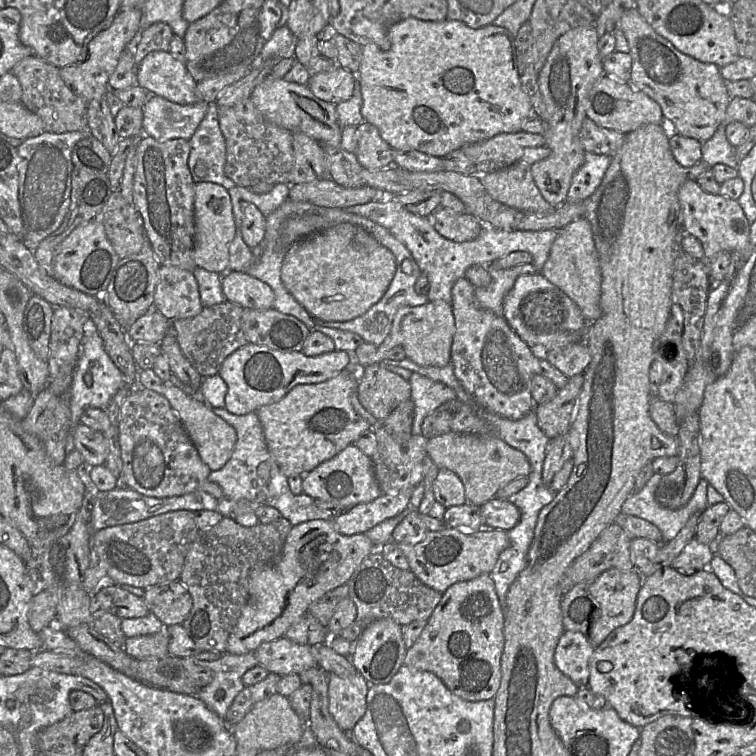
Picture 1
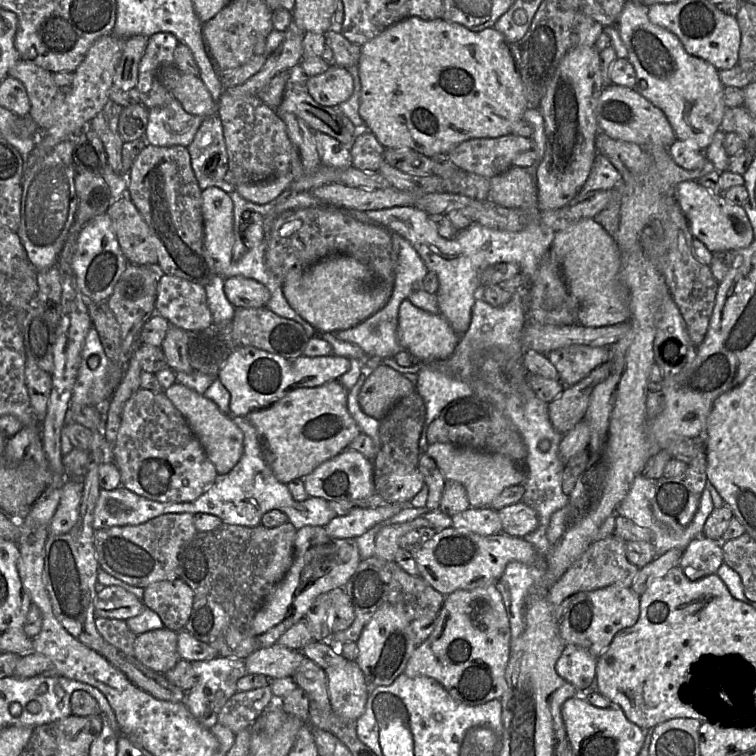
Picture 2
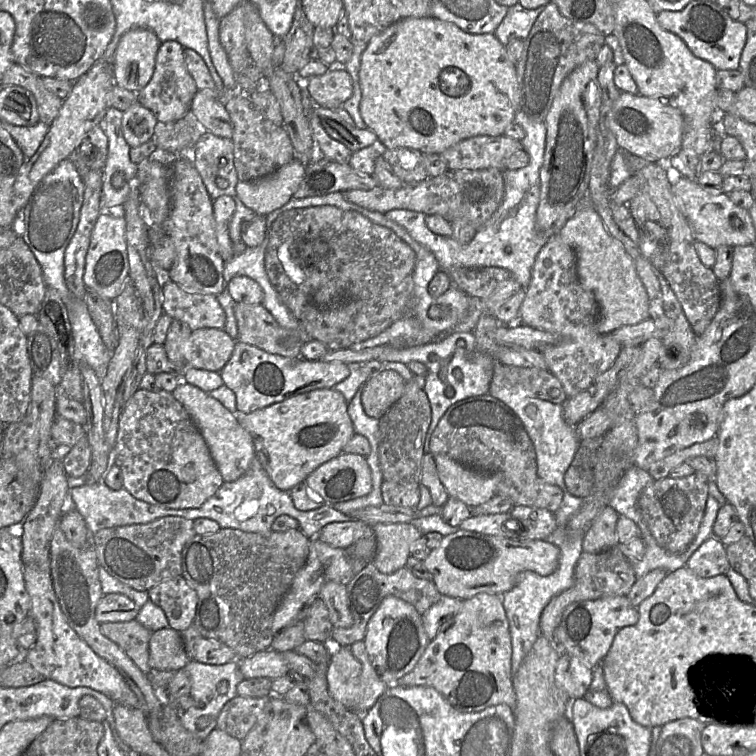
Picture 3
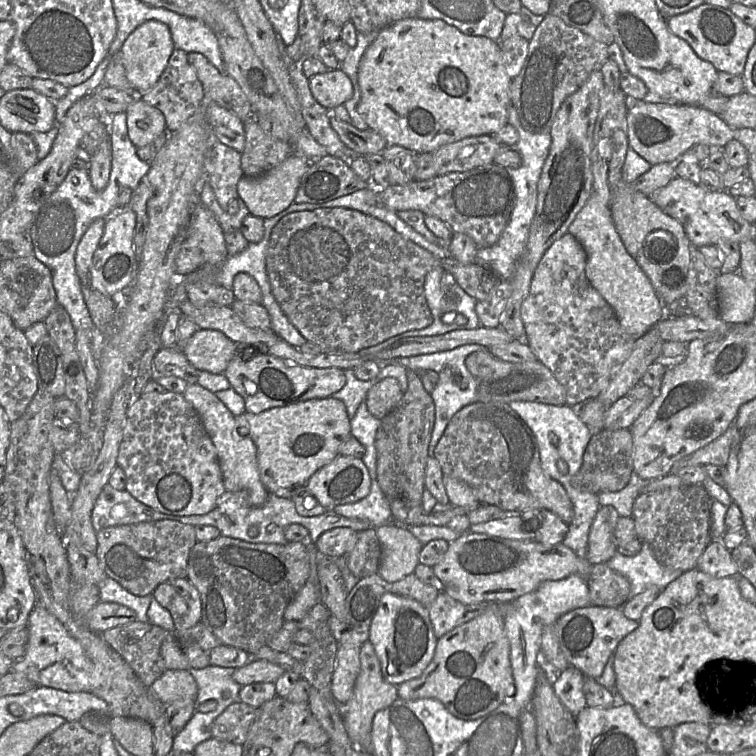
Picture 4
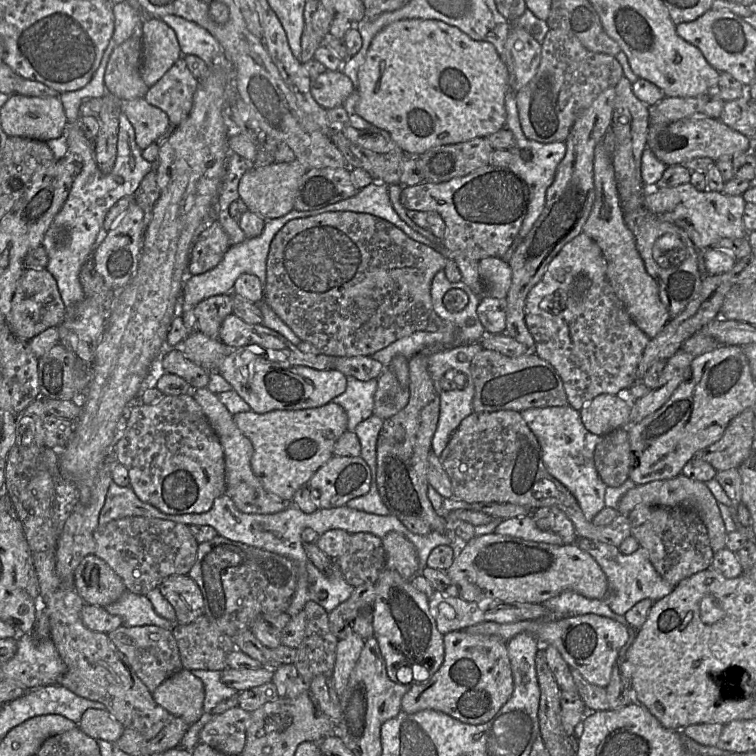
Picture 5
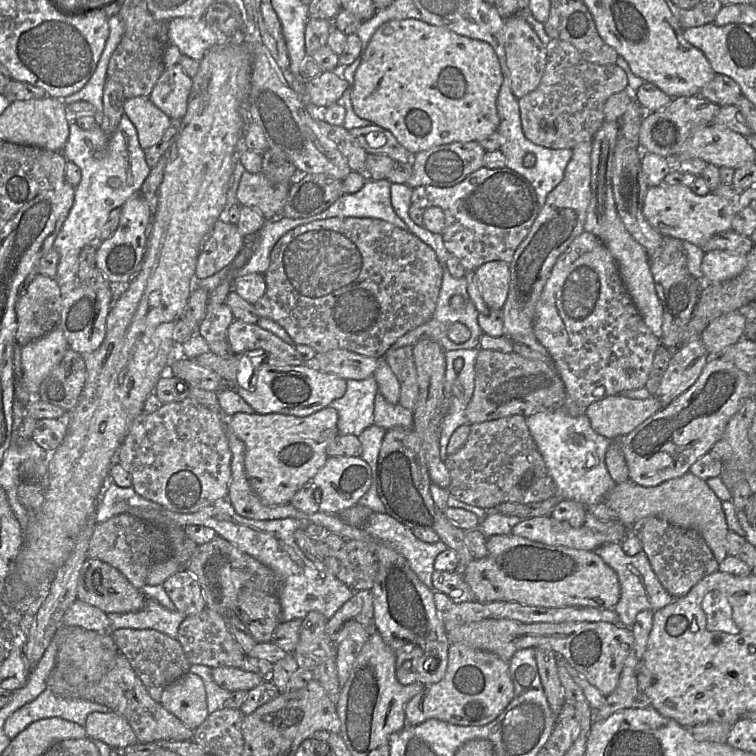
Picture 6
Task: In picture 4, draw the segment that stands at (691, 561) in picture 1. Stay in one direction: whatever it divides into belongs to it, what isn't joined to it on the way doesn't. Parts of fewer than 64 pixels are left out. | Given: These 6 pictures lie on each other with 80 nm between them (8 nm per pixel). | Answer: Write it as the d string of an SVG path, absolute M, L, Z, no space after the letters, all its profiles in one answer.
M712 540L697 563L697 569L716 577L737 577L738 569L734 563L731 552L721 540Z

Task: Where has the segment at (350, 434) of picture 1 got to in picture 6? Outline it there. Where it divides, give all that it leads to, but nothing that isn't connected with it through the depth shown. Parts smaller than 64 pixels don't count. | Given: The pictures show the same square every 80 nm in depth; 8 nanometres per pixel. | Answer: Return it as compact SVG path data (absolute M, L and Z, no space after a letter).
M328 406L309 416L236 413L227 418L228 428L246 447L244 467L250 486L268 506L290 503L295 493L322 468L328 445L339 435L338 414Z

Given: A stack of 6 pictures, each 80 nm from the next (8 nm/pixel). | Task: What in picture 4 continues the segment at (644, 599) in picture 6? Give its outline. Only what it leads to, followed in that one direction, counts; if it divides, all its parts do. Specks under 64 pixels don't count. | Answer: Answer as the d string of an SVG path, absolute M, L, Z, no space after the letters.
M641 542L640 552L627 557L618 551L605 564L612 570L620 573L630 583L628 599L644 592L649 587L663 590L669 583L678 578L683 571L667 568L655 558L649 544Z

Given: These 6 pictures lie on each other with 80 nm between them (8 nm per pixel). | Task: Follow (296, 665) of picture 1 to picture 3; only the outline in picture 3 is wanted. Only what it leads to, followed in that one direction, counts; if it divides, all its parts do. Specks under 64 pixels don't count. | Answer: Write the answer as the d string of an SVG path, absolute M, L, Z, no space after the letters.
M271 648L240 659L239 668L244 679L265 677L273 680L289 673L281 653Z

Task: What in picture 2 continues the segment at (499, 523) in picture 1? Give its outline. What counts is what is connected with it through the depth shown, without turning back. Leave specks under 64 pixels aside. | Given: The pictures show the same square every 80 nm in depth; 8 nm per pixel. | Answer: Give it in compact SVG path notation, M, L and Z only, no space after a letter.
M523 502L506 506L498 511L503 532L517 538L524 538L539 526L539 520L533 507Z

